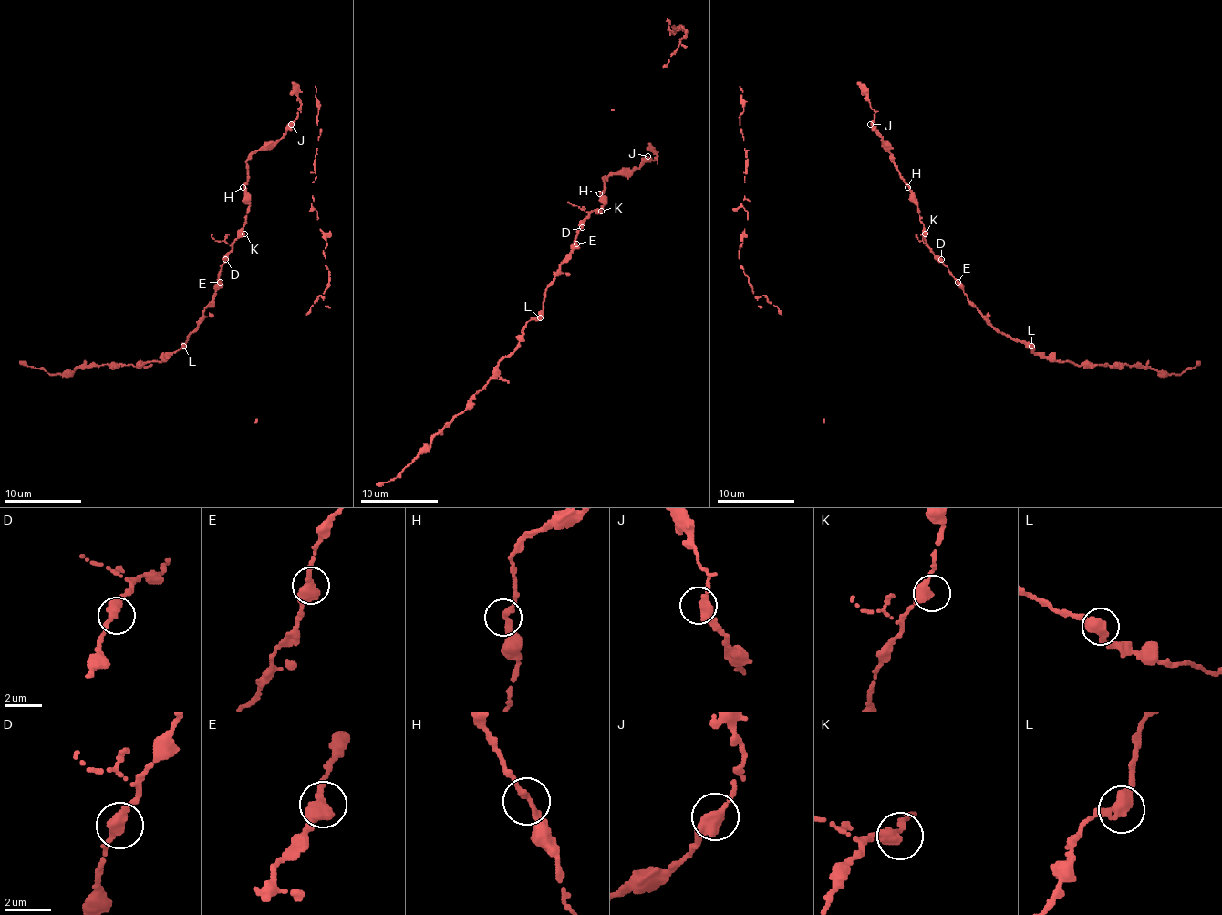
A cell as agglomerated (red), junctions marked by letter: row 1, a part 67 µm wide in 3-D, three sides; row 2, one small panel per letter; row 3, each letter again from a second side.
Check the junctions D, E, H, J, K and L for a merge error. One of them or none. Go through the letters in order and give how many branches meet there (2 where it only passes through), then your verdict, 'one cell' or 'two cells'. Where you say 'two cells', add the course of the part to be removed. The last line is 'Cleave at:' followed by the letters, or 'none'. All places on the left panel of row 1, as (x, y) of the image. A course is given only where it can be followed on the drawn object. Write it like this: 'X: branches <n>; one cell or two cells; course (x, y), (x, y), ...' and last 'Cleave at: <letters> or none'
D: branches 2; one cell
E: branches 2; one cell
H: branches 2; one cell
J: branches 2; one cell
K: branches 2; one cell
L: branches 2; one cell
Cleave at: none

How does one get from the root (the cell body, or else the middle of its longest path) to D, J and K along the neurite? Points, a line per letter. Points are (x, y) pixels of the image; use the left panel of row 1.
D: (244, 184), (244, 202), (249, 206), (246, 222), (243, 233), (233, 243), (233, 249), (225, 258)
J: (244, 184), (246, 160), (258, 150), (268, 150), (291, 124)
K: (244, 184), (244, 202), (249, 206), (243, 227), (244, 233)

